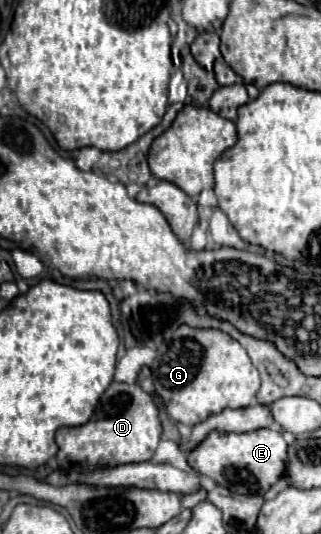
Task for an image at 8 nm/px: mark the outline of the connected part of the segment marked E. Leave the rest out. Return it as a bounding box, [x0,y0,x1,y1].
[187,429,287,493]

